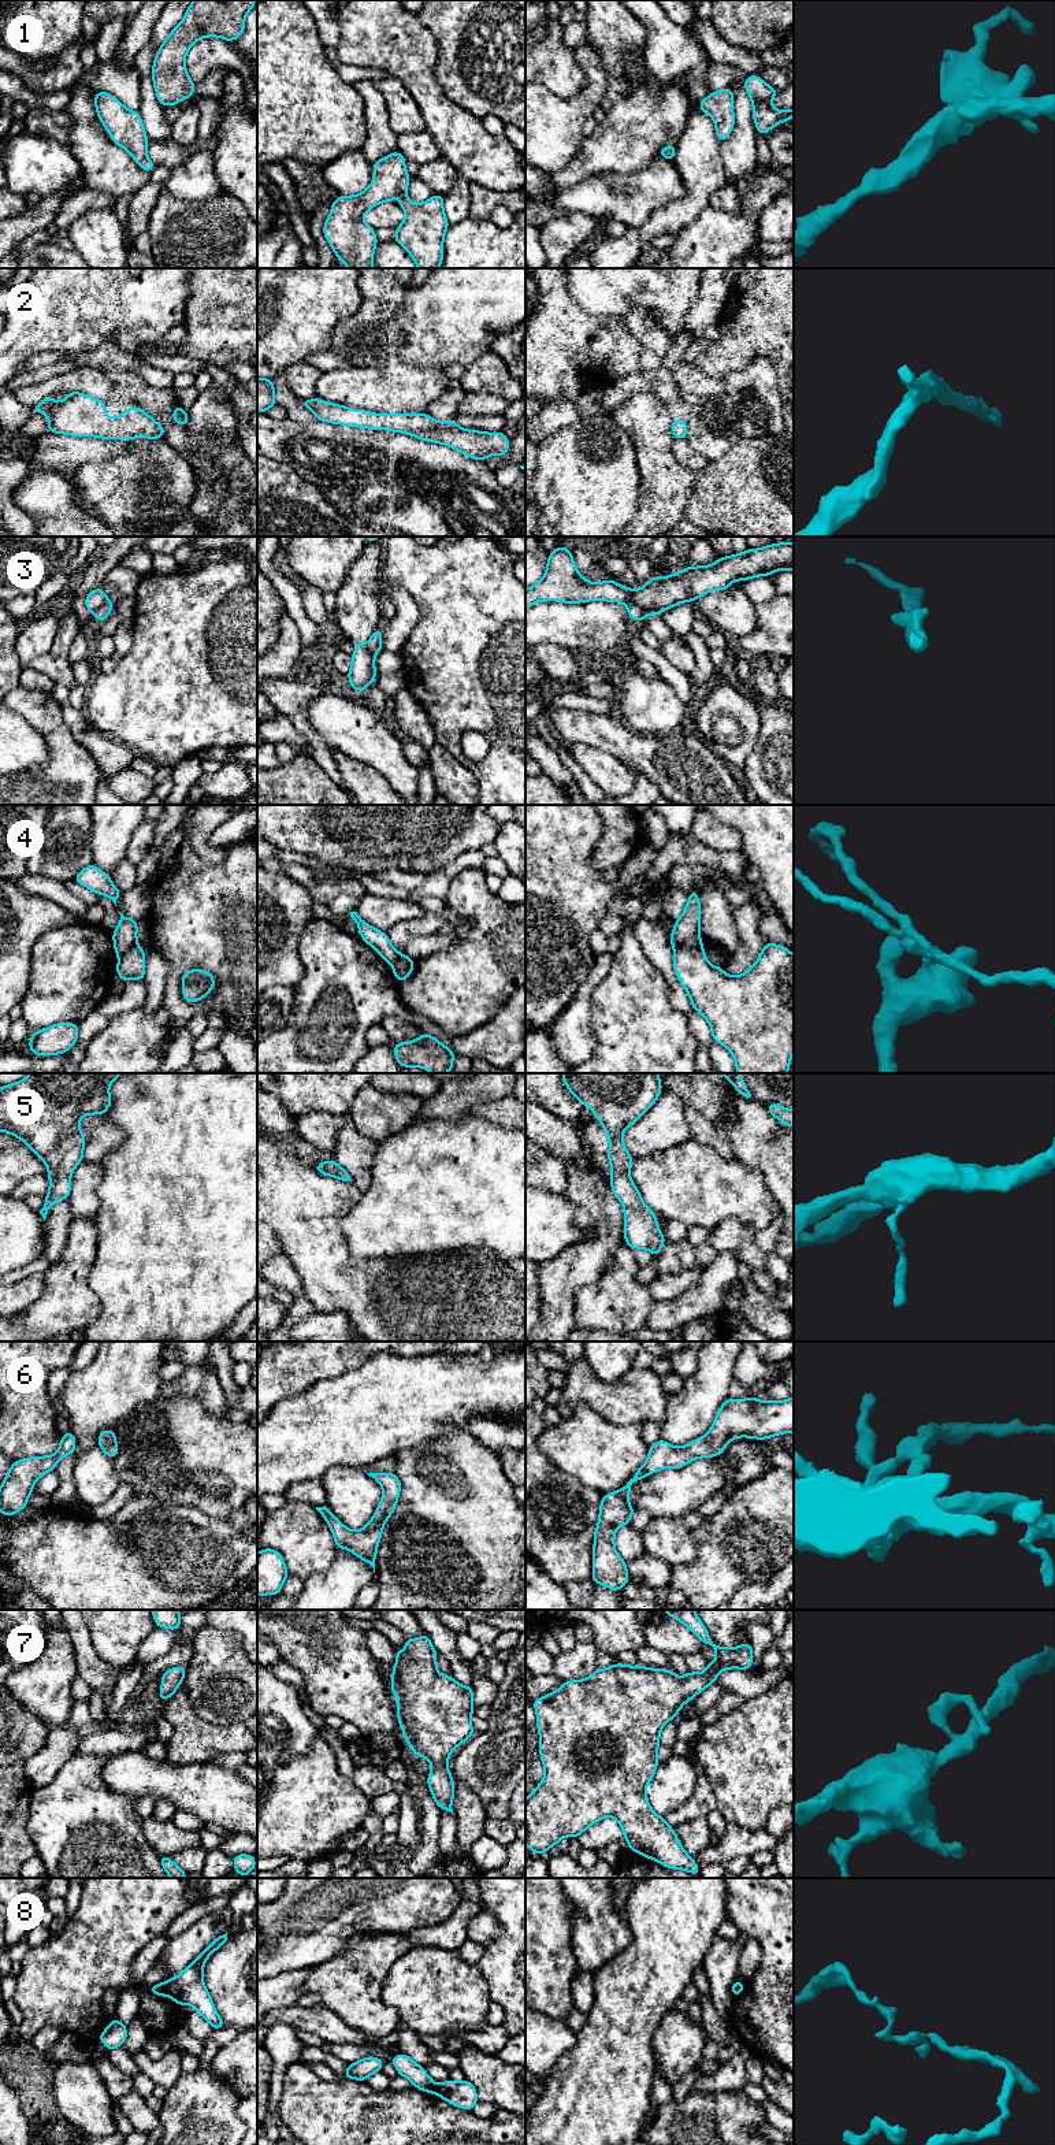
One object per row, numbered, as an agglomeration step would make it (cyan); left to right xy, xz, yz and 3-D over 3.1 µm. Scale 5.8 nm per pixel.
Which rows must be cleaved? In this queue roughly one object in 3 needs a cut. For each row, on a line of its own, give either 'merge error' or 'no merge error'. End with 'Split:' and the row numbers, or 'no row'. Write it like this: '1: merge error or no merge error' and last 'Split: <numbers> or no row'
1: no merge error
2: no merge error
3: merge error
4: merge error
5: no merge error
6: no merge error
7: no merge error
8: merge error
Split: 3, 4, 8

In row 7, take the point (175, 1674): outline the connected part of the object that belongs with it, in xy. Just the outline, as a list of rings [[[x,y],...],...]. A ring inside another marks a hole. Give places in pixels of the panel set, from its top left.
[[[172,1667],[168,1669],[163,1675],[161,1675],[161,1688],[159,1692],[159,1699],[167,1700],[170,1699],[174,1692],[178,1689],[178,1686],[182,1684],[185,1678],[186,1667]]]

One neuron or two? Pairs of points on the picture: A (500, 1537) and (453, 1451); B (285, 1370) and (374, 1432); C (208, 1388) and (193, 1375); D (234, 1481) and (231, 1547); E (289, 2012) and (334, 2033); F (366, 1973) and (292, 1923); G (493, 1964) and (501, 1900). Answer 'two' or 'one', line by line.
A: one
B: two
C: two
D: two
E: one
F: two
G: one

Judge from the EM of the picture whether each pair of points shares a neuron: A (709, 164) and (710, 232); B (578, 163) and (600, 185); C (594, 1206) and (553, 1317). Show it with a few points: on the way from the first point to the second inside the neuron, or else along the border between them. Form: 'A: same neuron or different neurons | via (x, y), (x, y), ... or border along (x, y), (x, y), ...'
A: different neurons | border along (708, 204), (684, 227)
B: different neurons | border along (623, 175), (594, 174), (571, 186), (560, 188)
C: same neuron | via (601, 1234), (601, 1243), (558, 1286), (558, 1290)

